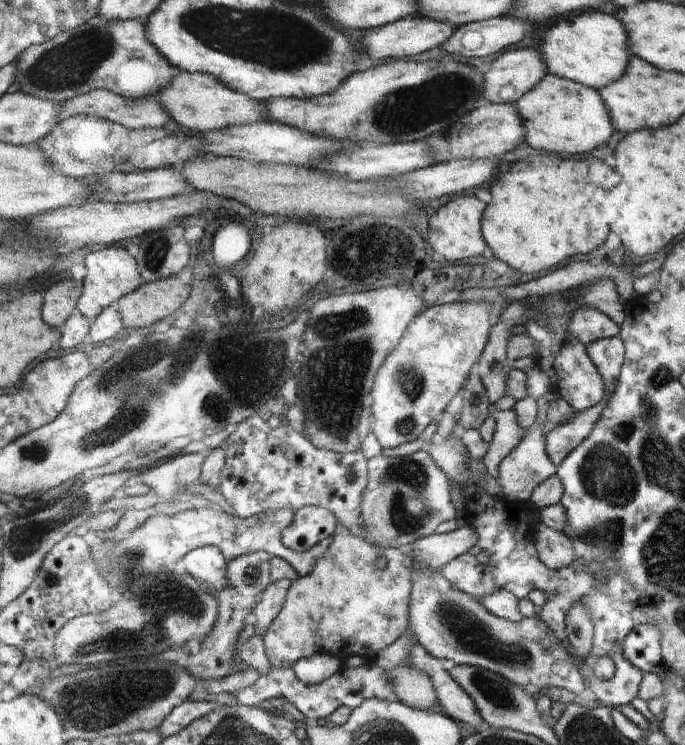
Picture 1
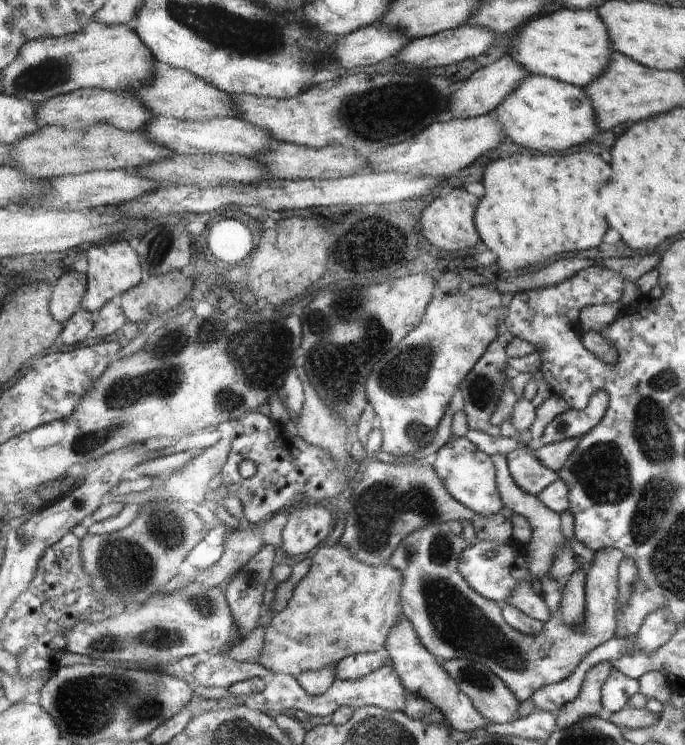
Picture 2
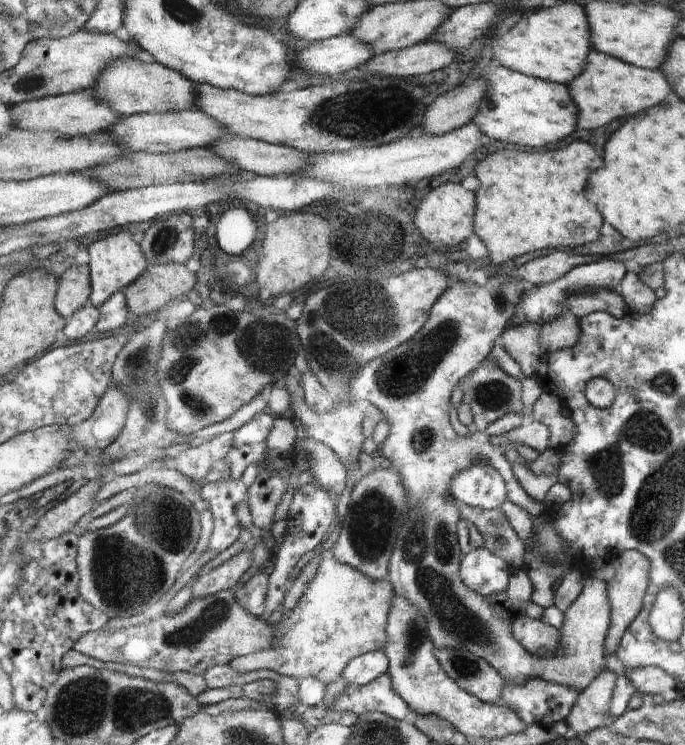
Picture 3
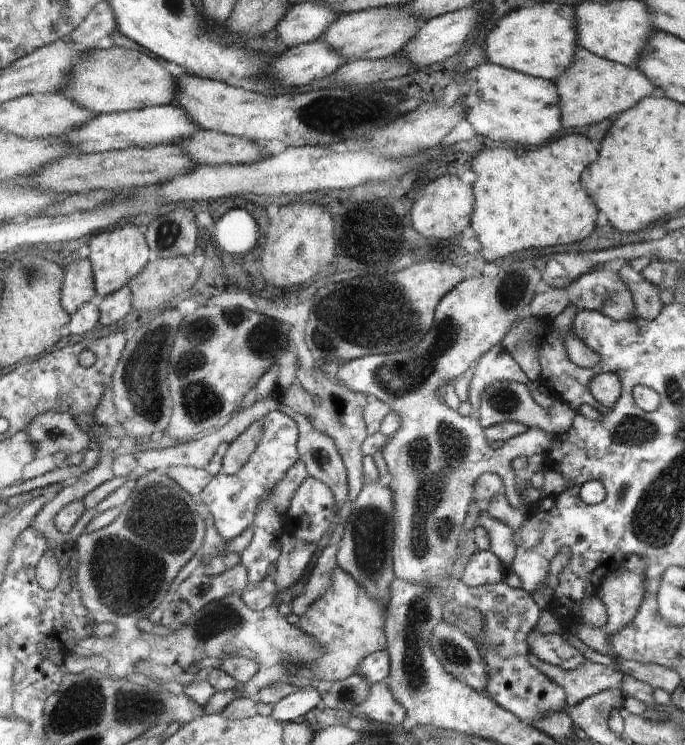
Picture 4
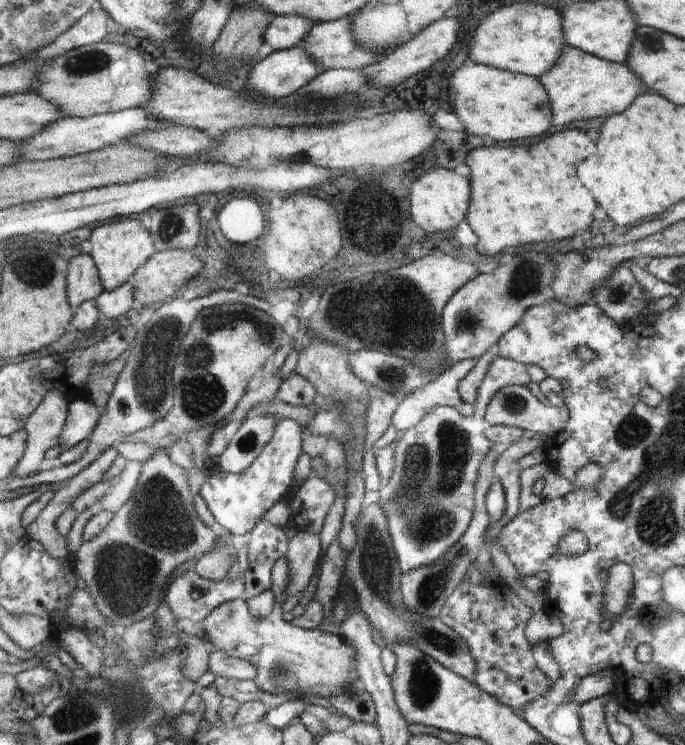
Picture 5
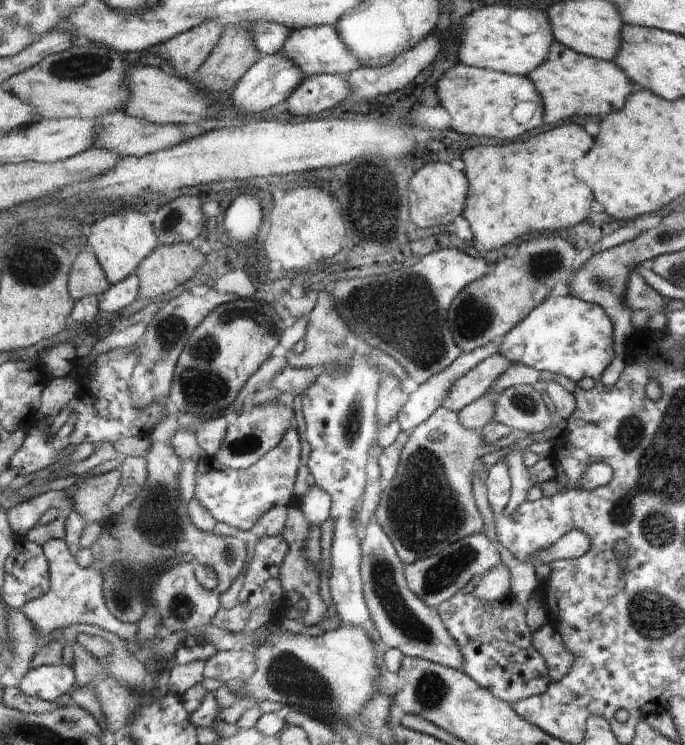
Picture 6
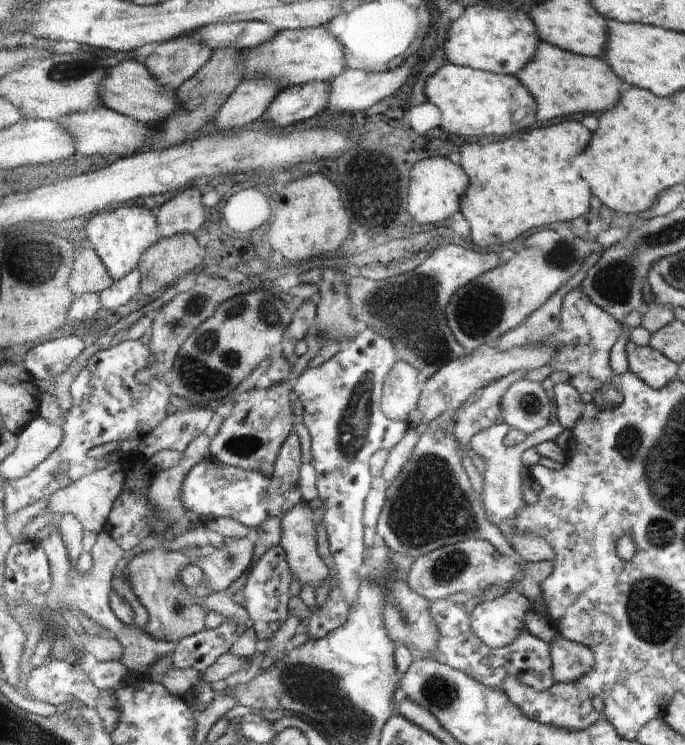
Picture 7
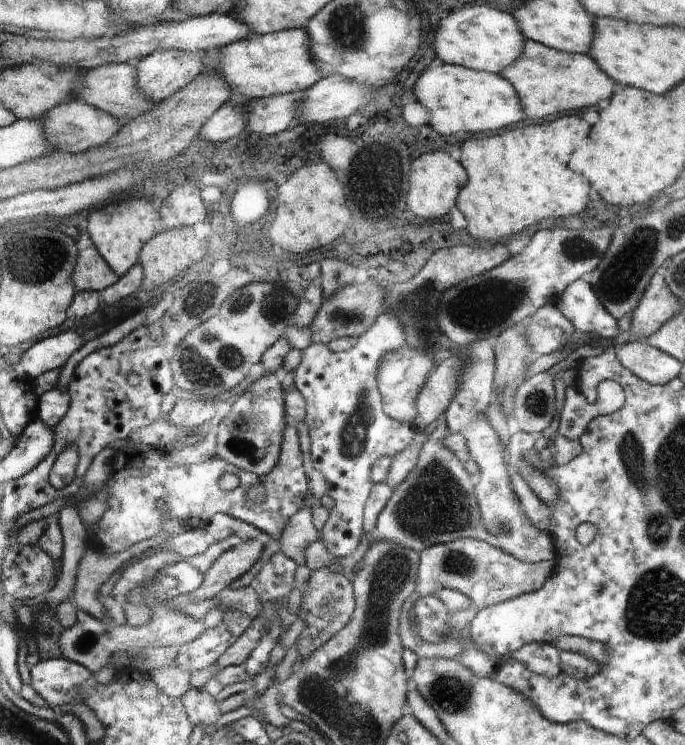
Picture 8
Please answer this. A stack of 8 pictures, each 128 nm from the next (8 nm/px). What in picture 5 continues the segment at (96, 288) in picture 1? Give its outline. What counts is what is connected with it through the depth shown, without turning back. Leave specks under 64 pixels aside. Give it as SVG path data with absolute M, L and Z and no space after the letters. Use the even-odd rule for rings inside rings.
M128 217L100 225L92 230L90 244L92 250L89 254L97 264L105 291L114 290L121 284L131 281L136 270L156 251L150 234L140 226L140 221L130 220Z

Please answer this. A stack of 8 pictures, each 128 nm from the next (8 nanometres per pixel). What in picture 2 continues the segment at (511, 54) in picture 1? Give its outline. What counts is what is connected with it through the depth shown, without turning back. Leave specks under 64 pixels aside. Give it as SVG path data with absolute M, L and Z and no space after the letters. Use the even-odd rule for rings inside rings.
M508 56L476 70L468 78L468 82L464 82L462 88L456 90L456 94L452 94L452 102L446 108L448 114L450 114L449 119L474 118L490 113L502 104L524 78L526 78L526 70L522 66L518 66L518 63L514 62L513 58L508 58Z

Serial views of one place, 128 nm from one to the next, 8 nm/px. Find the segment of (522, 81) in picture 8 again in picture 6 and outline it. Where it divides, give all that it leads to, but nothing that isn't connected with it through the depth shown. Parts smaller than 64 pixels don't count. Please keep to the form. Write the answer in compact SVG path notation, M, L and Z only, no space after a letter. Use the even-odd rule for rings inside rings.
M553 41L549 58L544 64L526 74L541 93L544 102L544 122L558 124L572 116L608 116L625 108L630 94L637 89L629 75L614 61L603 61L580 54L561 42Z

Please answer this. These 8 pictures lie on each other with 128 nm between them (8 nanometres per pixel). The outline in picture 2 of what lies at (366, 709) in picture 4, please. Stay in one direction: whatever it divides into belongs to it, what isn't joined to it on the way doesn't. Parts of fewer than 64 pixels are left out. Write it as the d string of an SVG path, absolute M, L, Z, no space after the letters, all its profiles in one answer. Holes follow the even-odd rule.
M385 664L382 668L370 672L368 676L360 680L340 680L335 678L332 686L322 694L322 696L310 696L293 676L286 673L274 673L272 680L266 683L266 688L262 692L246 697L244 704L250 709L257 707L258 710L277 717L278 715L293 713L296 710L304 710L310 716L331 716L339 706L349 706L352 708L362 708L362 706L379 706L384 710L394 712L404 712L405 690L402 688L400 678L396 676L390 664Z

